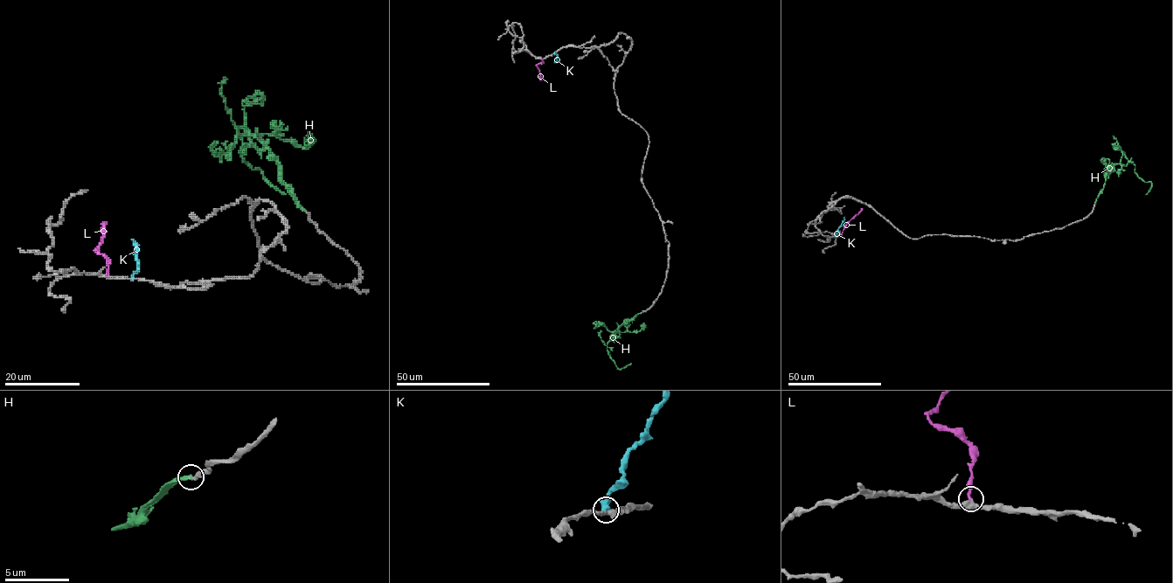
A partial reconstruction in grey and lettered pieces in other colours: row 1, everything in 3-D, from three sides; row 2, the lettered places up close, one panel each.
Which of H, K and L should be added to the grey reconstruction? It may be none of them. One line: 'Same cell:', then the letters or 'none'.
Same cell: H, L

